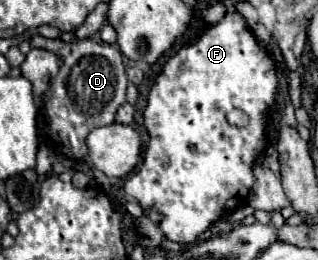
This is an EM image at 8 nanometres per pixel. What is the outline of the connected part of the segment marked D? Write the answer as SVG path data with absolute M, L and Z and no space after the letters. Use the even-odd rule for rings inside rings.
M40 35L32 37L32 47L42 47L56 51L64 63L60 73L50 83L50 89L44 97L45 113L49 119L50 141L52 147L66 157L86 159L88 147L86 137L94 127L112 125L116 119L116 111L122 103L126 103L128 77L122 61L122 53L108 43L96 43L92 39L60 43L60 39L44 39ZM62 47L62 53L60 53ZM84 143L84 151L82 151Z

